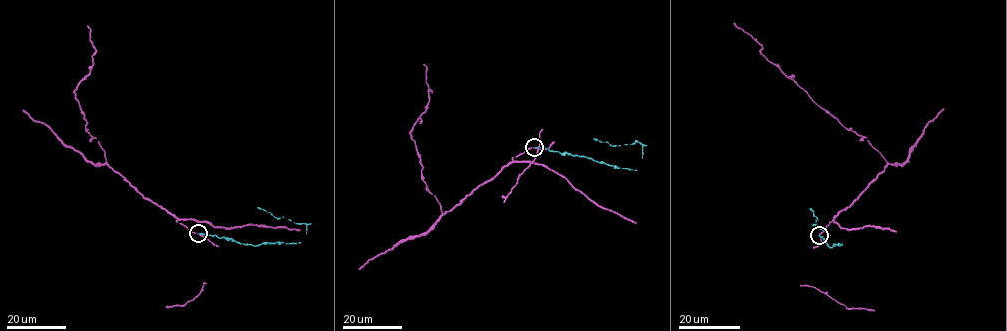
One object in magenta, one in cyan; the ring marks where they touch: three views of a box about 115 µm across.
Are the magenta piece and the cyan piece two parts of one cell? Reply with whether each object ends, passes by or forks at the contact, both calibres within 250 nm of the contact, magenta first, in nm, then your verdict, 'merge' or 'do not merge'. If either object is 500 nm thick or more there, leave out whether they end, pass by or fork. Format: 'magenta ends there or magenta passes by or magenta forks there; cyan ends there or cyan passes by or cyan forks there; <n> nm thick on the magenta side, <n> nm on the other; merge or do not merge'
magenta ends there; cyan ends there; 140 nm thick on the magenta side, 180 nm on the other; do not merge

